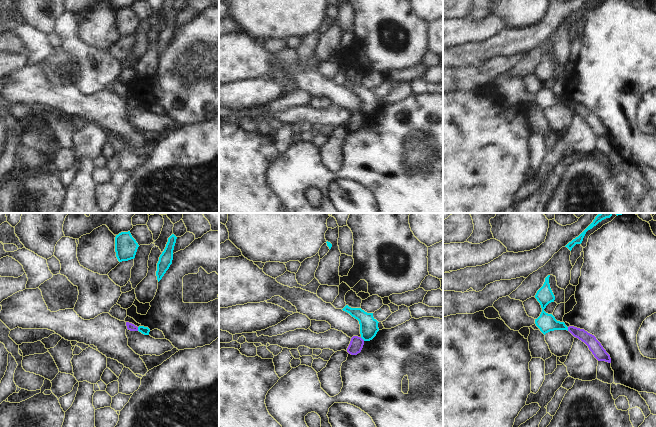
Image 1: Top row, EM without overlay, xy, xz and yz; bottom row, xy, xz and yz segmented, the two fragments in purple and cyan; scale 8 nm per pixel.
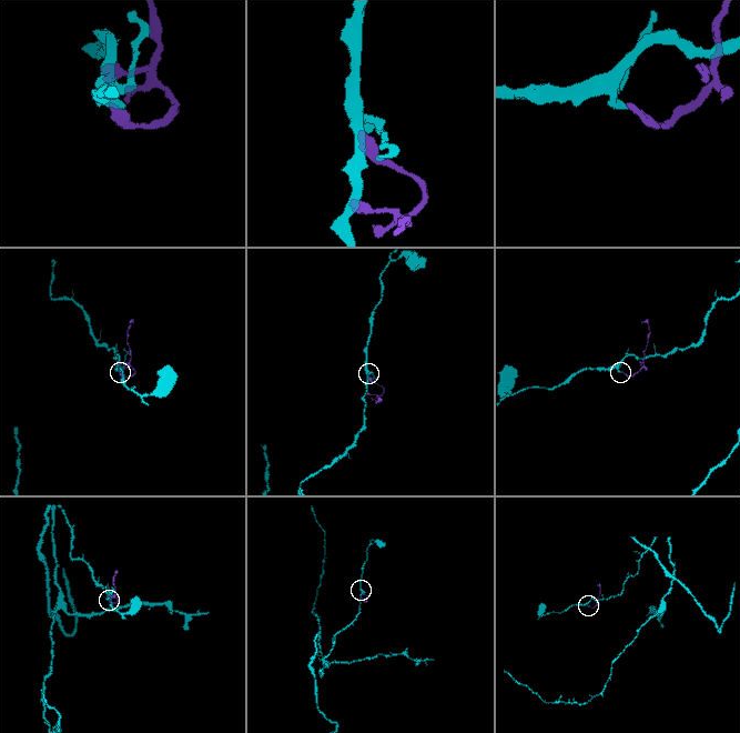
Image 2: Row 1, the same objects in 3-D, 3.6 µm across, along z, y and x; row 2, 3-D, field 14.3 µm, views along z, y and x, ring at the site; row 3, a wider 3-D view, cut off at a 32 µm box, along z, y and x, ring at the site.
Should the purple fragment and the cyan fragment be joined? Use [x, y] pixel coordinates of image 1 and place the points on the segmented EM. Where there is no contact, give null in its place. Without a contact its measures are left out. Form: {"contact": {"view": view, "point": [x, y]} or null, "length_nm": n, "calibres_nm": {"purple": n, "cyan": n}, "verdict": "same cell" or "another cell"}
{"contact": {"view": "xy", "point": [137, 329]}, "length_nm": 30, "calibres_nm": {"purple": 60, "cyan": 60}, "verdict": "another cell"}

